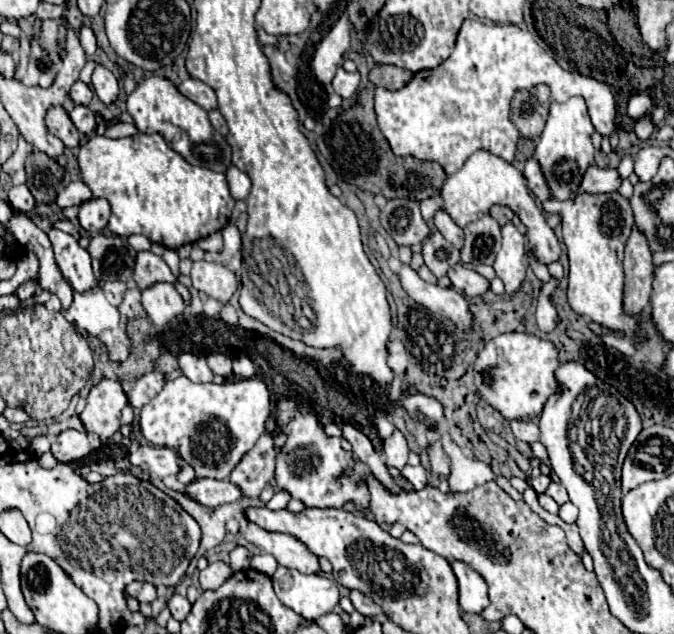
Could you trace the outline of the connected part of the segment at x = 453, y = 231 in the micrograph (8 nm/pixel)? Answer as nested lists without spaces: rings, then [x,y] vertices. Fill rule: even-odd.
[[[438,210],[438,212],[436,212],[434,224],[436,224],[436,228],[440,230],[440,234],[442,234],[446,240],[450,240],[458,250],[464,246],[464,232],[462,232],[462,228],[456,226],[454,220],[452,220],[444,210]]]

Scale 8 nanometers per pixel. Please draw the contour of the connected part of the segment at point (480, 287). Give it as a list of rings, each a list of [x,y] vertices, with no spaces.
[[[456,264],[448,270],[448,278],[452,280],[452,288],[458,290],[458,292],[464,292],[466,296],[474,298],[474,296],[482,296],[488,292],[490,288],[490,282],[480,276],[478,272],[474,270],[466,270],[462,268],[462,264]]]

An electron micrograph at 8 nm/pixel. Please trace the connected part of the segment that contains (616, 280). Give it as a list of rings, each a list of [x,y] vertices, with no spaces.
[[[578,192],[574,200],[556,202],[544,200],[542,209],[562,216],[562,240],[568,248],[570,278],[568,278],[568,302],[574,312],[586,316],[606,328],[624,330],[628,338],[636,336],[638,320],[622,312],[622,246],[634,226],[630,202],[618,194],[588,194]]]

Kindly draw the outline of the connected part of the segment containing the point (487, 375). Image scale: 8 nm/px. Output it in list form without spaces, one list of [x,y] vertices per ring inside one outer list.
[[[508,332],[508,334],[500,334],[492,340],[486,342],[486,346],[478,352],[478,358],[474,362],[474,374],[476,374],[476,388],[478,394],[492,406],[496,408],[504,418],[508,420],[530,420],[540,416],[544,402],[548,400],[548,396],[552,394],[552,390],[556,388],[556,378],[554,372],[560,366],[558,362],[558,352],[554,348],[552,342],[548,340],[540,340],[534,334],[522,334],[522,332]]]

